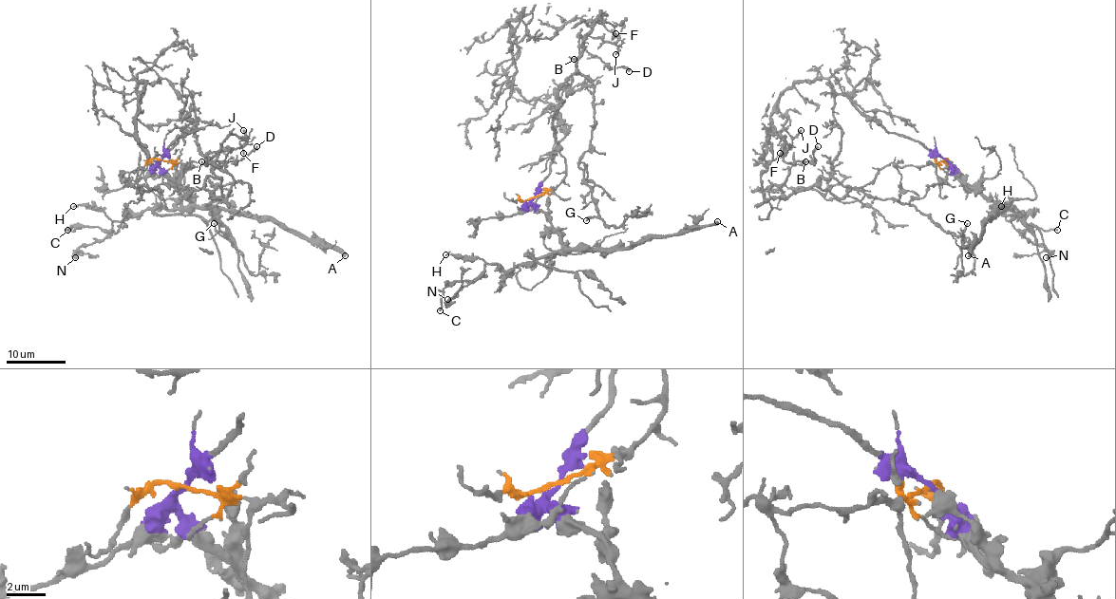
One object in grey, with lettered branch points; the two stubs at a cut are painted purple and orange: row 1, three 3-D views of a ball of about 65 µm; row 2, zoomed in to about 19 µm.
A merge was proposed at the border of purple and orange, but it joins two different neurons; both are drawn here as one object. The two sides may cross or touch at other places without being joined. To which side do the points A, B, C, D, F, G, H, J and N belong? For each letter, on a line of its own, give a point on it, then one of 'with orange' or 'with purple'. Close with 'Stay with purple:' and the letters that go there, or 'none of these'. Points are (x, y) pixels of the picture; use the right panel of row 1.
A: at (968, 255); with purple
B: at (805, 161); with orange
C: at (1057, 230); with purple
D: at (818, 146); with orange
F: at (780, 153); with orange
G: at (967, 223); with orange
H: at (1001, 206); with purple
J: at (801, 130); with orange
N: at (1046, 257); with purple
Stay with purple: A, C, H, N

